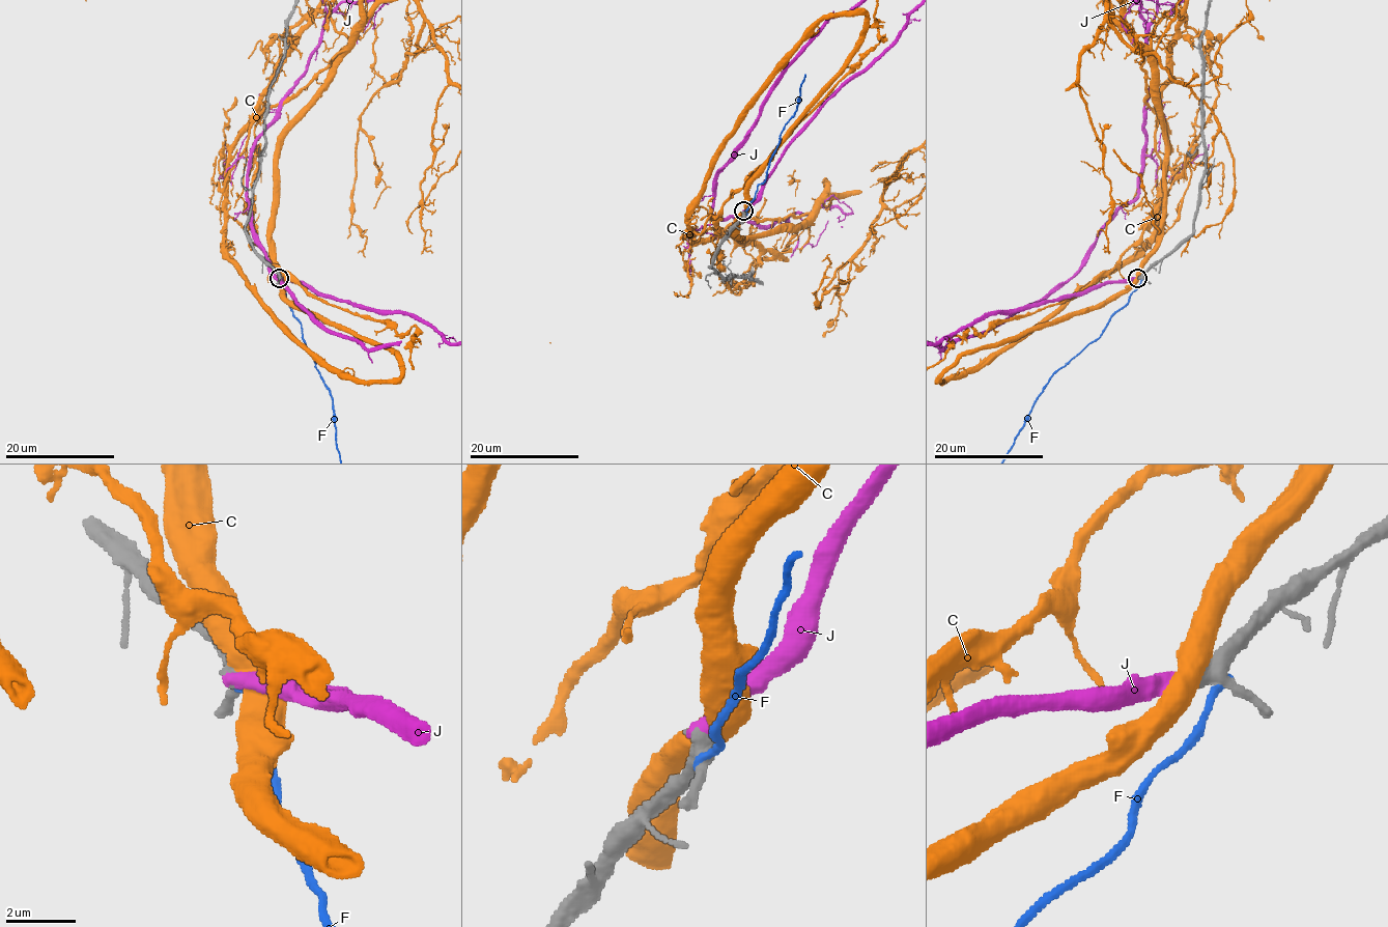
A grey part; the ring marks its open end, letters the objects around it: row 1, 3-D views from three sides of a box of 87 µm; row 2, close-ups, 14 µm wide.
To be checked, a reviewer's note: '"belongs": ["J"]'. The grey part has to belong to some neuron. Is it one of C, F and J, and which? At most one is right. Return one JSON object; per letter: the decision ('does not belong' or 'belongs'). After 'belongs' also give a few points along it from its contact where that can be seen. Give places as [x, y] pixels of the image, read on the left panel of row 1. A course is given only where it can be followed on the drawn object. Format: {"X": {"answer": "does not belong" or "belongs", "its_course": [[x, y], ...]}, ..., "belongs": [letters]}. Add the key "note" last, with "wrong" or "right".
{"C": {"answer": "does not belong"}, "F": {"answer": "does not belong"}, "J": {"answer": "belongs"}, "belongs": ["J"], "note": "right"}

